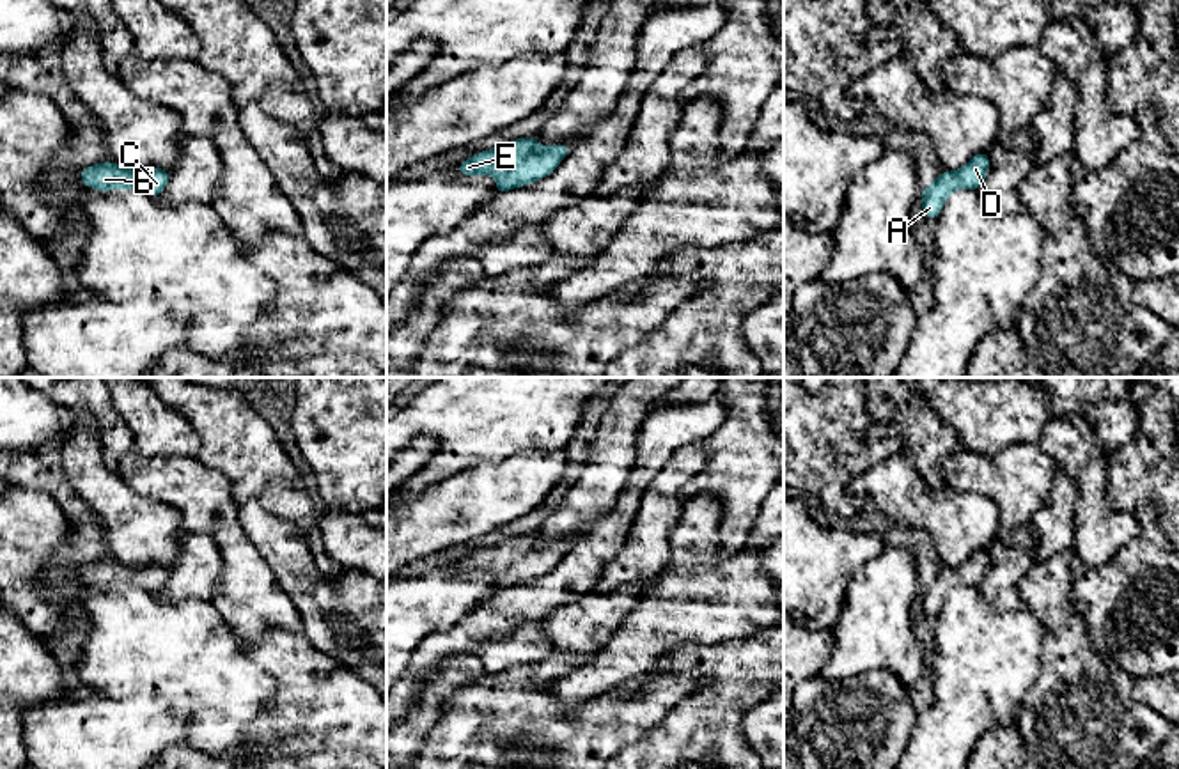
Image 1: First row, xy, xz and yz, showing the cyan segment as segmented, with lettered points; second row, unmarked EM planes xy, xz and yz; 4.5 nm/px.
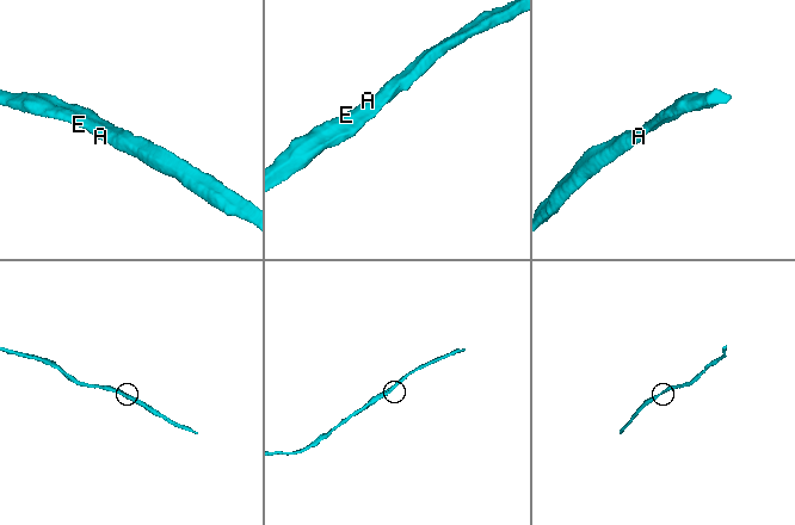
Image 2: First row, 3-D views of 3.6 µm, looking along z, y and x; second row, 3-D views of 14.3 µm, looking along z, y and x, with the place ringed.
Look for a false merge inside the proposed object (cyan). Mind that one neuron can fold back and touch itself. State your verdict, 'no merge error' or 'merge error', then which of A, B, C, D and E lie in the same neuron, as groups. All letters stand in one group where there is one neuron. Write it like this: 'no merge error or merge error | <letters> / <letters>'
no merge error | A B C D E

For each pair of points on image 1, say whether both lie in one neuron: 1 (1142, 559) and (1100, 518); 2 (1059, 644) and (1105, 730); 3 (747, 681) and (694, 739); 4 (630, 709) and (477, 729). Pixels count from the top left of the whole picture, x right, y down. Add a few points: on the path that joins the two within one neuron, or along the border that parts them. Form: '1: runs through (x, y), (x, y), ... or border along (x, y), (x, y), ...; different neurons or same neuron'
1: border along (1142, 535), (1121, 546), (1101, 564), (1091, 564); different neurons
2: runs through (1069, 665), (1078, 702), (1084, 709); same neuron
3: runs through (733, 695), (702, 725); same neuron
4: runs through (593, 745), (550, 745), (534, 729), (515, 729); same neuron

